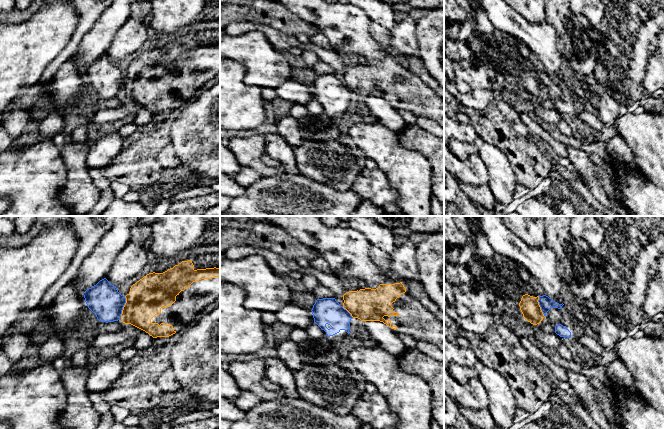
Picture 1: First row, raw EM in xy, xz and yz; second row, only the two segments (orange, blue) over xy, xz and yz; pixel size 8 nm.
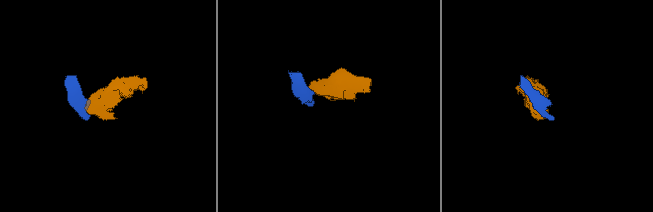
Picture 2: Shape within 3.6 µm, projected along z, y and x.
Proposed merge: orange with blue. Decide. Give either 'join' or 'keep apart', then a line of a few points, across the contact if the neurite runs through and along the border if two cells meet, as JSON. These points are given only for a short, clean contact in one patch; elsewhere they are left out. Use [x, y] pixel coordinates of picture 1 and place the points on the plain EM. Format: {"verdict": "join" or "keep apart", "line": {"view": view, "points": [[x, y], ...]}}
{"verdict": "keep apart", "line": {"view": "xy", "points": [[125, 72], [125, 80], [120, 95]]}}

